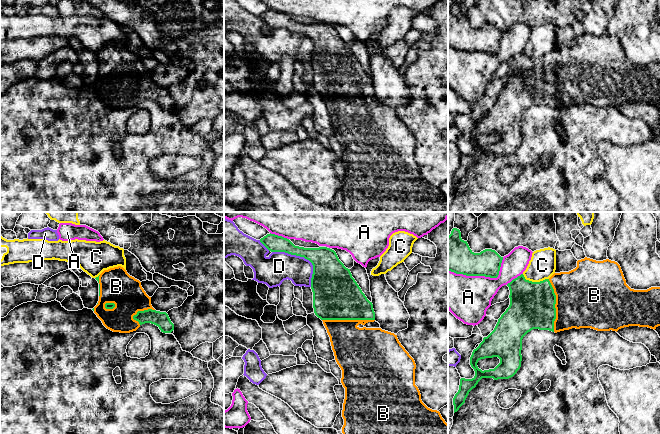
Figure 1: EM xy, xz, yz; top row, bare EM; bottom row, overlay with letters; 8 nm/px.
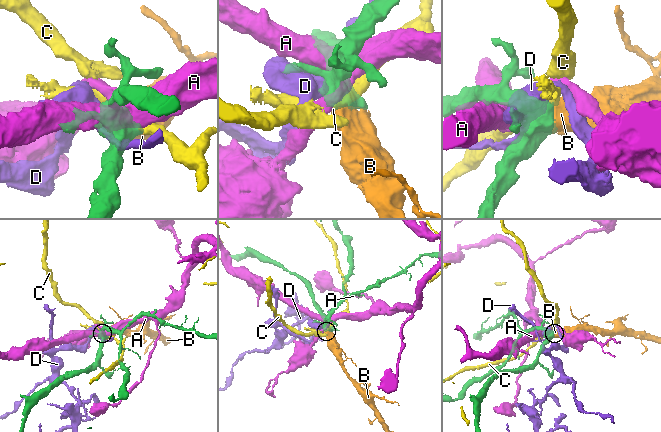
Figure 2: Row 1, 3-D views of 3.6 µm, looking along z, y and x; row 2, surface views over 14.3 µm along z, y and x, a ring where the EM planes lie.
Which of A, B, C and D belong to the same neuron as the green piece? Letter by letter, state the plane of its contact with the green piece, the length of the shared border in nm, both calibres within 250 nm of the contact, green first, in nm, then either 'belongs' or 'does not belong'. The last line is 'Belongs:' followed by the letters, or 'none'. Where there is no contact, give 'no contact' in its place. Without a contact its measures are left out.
A: contact in yz; length 460 nm; calibres 240 and 360 nm; does not belong
B: contact in xz; length 420 nm; calibres 380 and 360 nm; belongs
C: contact in yz; length 220 nm; calibres 360 and 220 nm; does not belong
D: contact in xz; length 420 nm; calibres 280 and 240 nm; does not belong
Belongs: B

